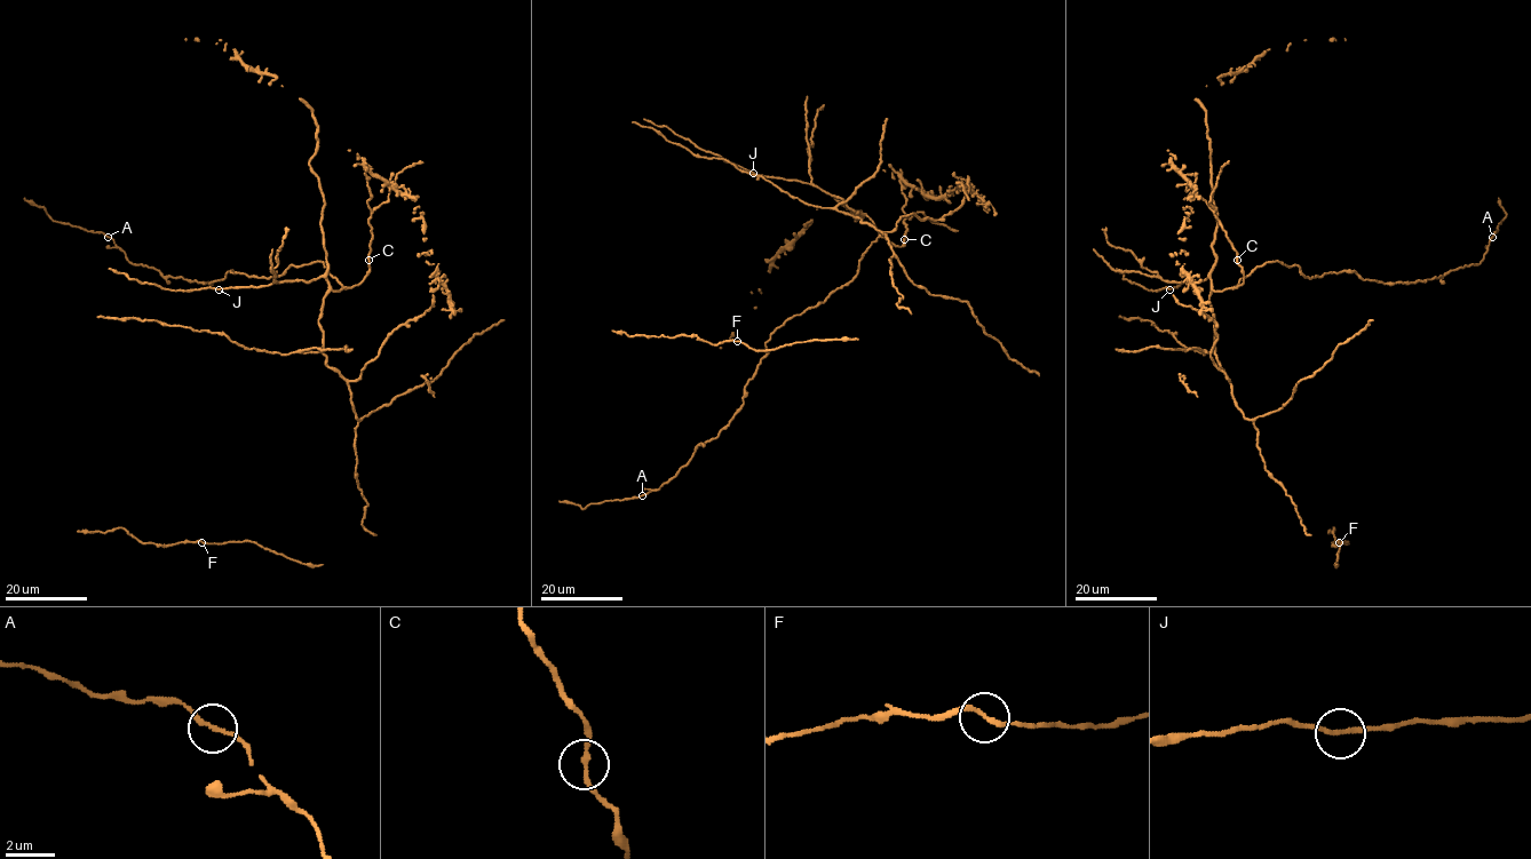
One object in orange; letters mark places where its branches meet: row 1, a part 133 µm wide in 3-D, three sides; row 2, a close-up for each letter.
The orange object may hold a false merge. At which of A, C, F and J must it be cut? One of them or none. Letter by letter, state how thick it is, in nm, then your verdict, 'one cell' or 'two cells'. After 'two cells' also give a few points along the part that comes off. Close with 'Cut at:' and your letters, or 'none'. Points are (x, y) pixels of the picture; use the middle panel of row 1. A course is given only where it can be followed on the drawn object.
A: calibre 160 nm; one cell
C: calibre 160 nm; one cell
F: calibre 170 nm; one cell
J: calibre 170 nm; one cell
Cut at: none

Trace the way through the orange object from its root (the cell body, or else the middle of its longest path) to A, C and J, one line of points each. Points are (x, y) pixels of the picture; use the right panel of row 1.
A: (1214, 328), (1211, 292), (1269, 262), (1308, 278), (1354, 271), (1416, 283), (1478, 263), (1492, 237)
C: (1214, 328), (1210, 295), (1212, 291), (1236, 287), (1244, 281), (1244, 272), (1236, 260)
J: (1214, 328), (1208, 276), (1200, 281), (1182, 281), (1171, 289)

